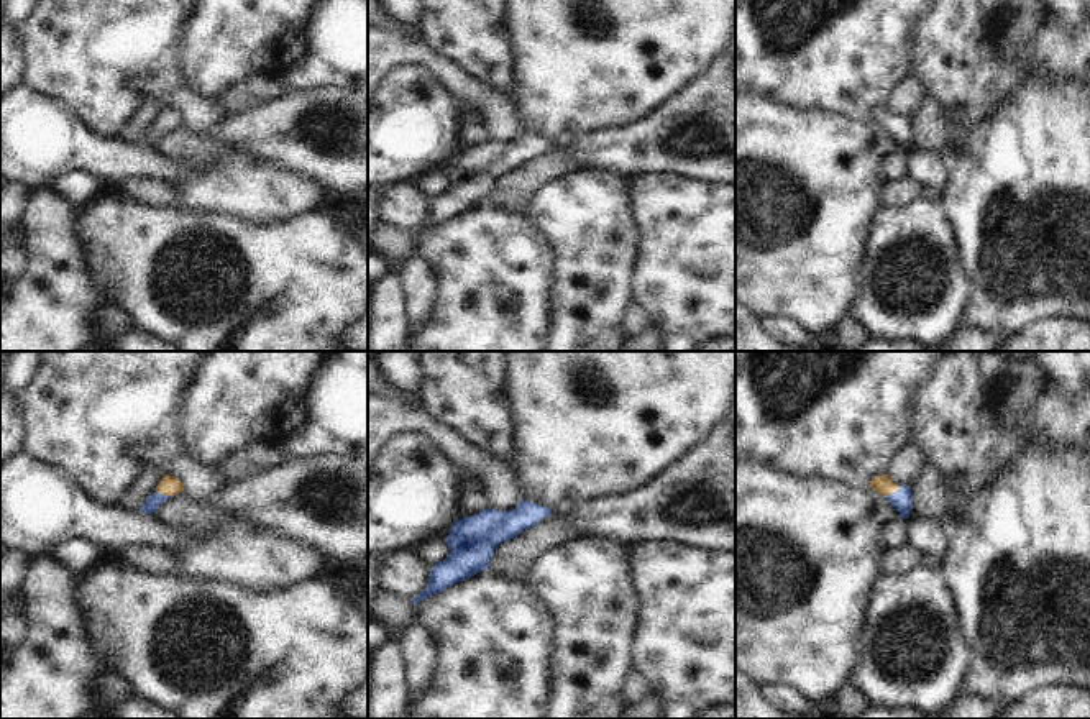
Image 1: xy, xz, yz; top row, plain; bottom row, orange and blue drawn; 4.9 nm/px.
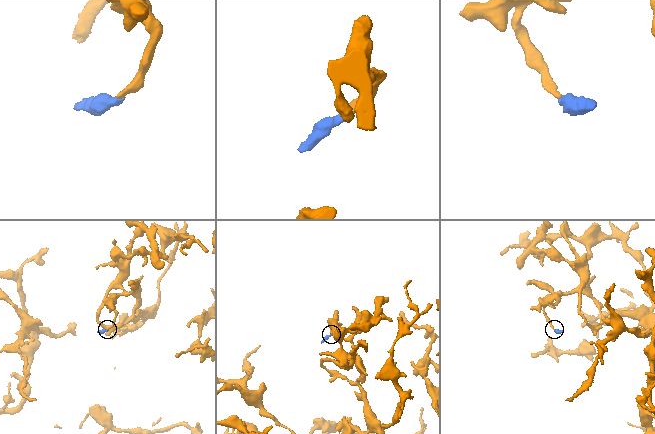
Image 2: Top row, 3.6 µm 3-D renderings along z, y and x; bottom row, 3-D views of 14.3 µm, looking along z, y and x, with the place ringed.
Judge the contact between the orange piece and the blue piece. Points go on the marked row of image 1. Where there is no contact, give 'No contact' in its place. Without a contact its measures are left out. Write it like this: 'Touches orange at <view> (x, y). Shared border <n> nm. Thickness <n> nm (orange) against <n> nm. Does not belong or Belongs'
Touches orange at xy (163, 493). Shared border 80 nm. Thickness 90 nm (orange) against 70 nm. Belongs

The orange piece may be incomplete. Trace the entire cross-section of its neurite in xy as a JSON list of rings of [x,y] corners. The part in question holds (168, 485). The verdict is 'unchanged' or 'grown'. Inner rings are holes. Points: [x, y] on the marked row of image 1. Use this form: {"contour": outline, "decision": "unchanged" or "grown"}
{"contour": [[[166,474],[156,486],[156,492],[149,496],[148,501],[140,507],[140,512],[153,515],[163,501],[182,491],[184,484],[177,478]]], "decision": "grown"}

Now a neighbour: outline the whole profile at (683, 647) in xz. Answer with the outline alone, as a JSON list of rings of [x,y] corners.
[[[635,540],[627,548],[639,599],[630,662],[662,703],[660,719],[696,719],[714,706],[735,706],[735,552],[708,552],[675,540]]]

